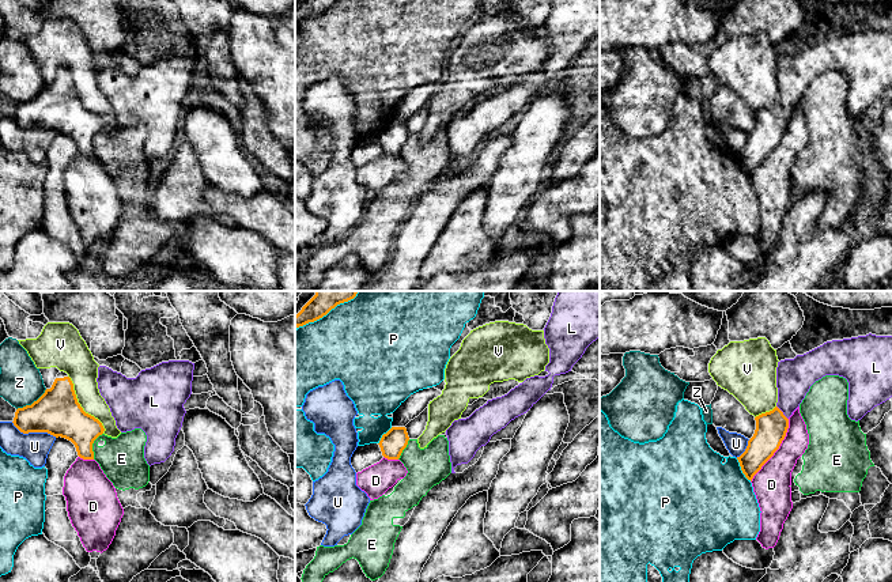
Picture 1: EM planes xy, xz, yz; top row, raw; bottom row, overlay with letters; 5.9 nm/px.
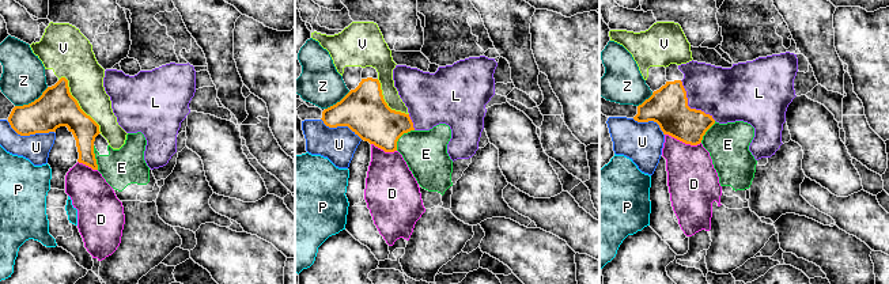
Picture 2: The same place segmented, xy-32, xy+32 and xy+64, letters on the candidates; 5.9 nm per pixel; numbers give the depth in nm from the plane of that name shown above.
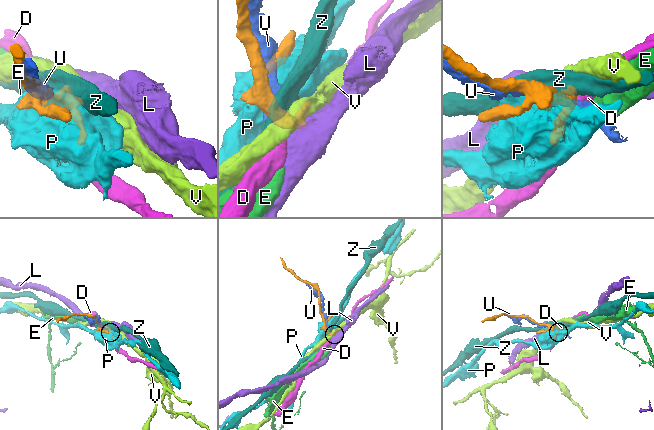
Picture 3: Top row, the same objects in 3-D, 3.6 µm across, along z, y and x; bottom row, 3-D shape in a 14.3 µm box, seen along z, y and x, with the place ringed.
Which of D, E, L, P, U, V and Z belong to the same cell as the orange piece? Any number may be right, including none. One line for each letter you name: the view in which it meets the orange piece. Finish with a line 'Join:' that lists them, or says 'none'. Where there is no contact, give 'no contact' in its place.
L: meets orange in yz
Join: L

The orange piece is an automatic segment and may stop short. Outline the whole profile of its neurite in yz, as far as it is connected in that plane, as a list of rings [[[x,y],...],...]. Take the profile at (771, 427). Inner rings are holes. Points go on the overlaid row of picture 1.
[[[869,333],[832,340],[794,359],[778,362],[776,407],[755,417],[755,434],[745,451],[737,457],[748,480],[752,481],[779,449],[789,428],[789,417],[810,386],[825,375],[847,379],[847,415],[851,420],[861,420],[892,397],[892,336]]]

